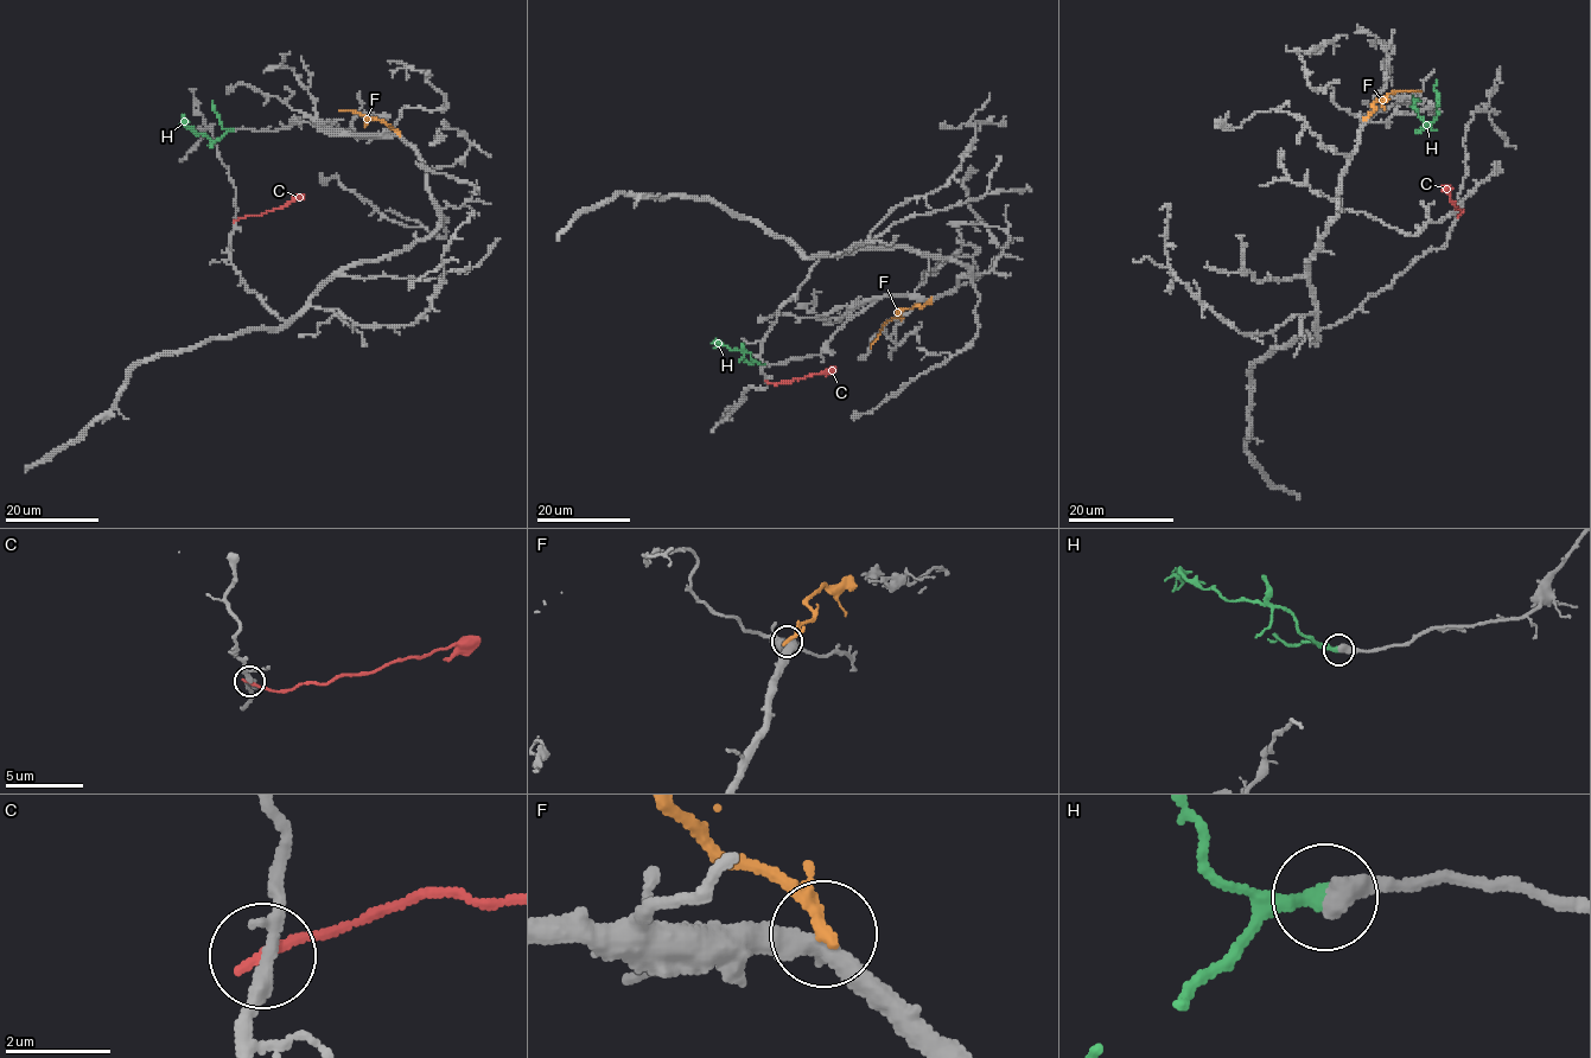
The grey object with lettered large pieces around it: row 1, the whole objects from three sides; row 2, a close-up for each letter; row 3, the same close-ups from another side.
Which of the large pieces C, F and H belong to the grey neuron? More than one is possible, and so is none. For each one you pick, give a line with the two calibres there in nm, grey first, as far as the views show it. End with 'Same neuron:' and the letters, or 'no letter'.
H: calibres 480 and 320 nm
Same neuron: H

